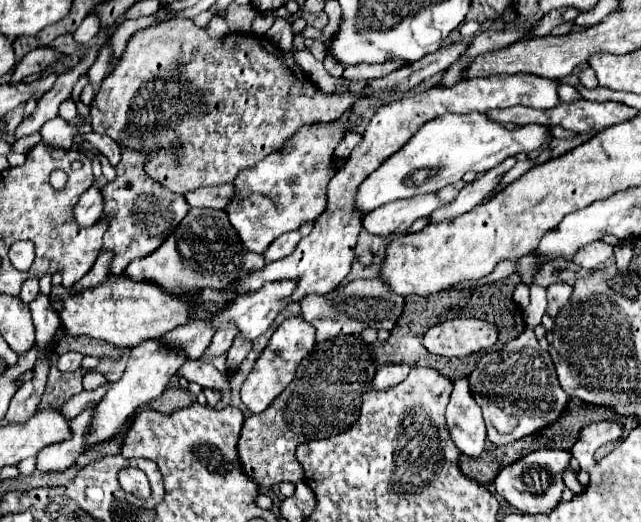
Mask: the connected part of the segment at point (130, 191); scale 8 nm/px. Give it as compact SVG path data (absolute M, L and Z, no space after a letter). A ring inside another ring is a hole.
M122 149L122 159L116 165L116 173L118 177L102 189L102 217L110 219L110 227L104 233L104 249L110 249L114 253L110 267L112 275L118 275L130 261L154 253L188 213L188 203L184 197L172 193L144 173L144 157L140 157L140 153Z

